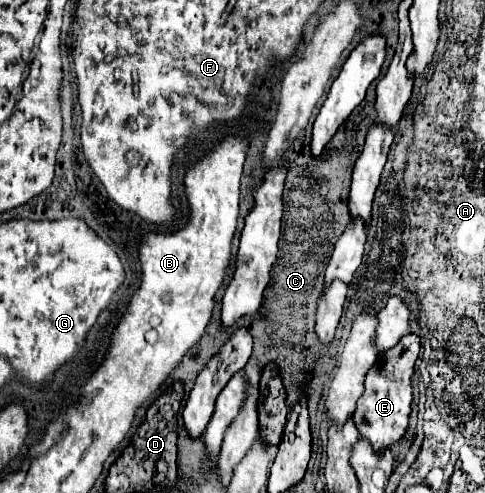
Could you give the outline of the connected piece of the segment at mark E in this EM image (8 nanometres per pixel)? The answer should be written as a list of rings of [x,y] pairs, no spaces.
[[[408,333],[400,339],[396,347],[386,351],[374,367],[366,375],[366,391],[358,399],[358,407],[352,415],[354,425],[358,427],[358,433],[362,439],[366,439],[374,453],[382,453],[392,443],[400,441],[408,429],[408,415],[410,415],[410,403],[412,403],[412,385],[410,377],[414,373],[414,363],[420,353],[420,337]]]

